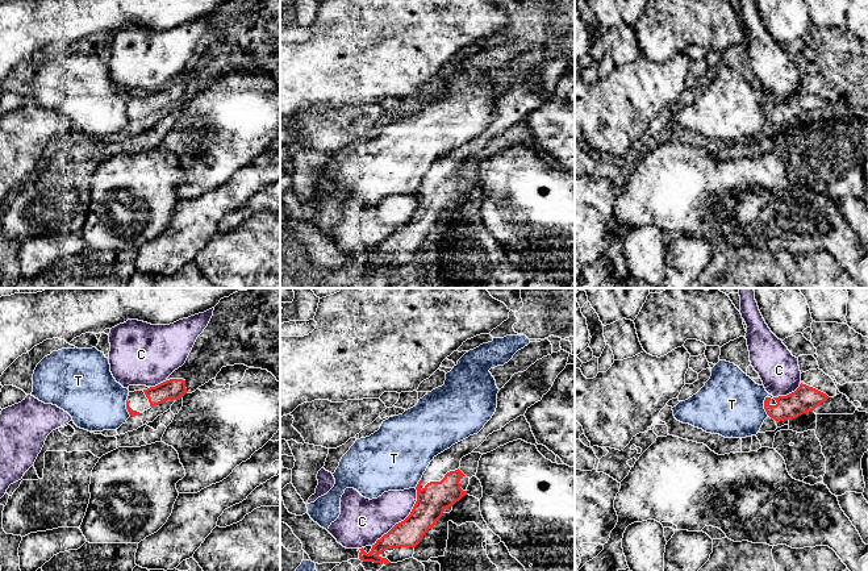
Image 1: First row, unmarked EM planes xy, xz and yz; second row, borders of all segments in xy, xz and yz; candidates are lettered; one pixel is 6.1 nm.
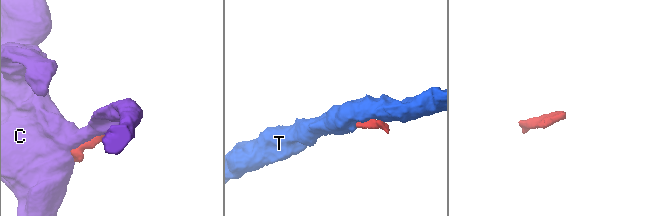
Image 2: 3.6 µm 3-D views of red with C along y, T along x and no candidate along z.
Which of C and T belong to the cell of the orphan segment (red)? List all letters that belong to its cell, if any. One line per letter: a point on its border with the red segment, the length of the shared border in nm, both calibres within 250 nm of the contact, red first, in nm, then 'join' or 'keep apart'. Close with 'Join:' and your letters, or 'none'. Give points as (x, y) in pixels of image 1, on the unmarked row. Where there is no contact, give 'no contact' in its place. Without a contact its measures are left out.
C: contact xz (404, 225); length 440 nm; calibres 190 and 280 nm; keep apart
T: contact yz (764, 111); length 120 nm; calibres 160 and 400 nm; keep apart
Join: none

